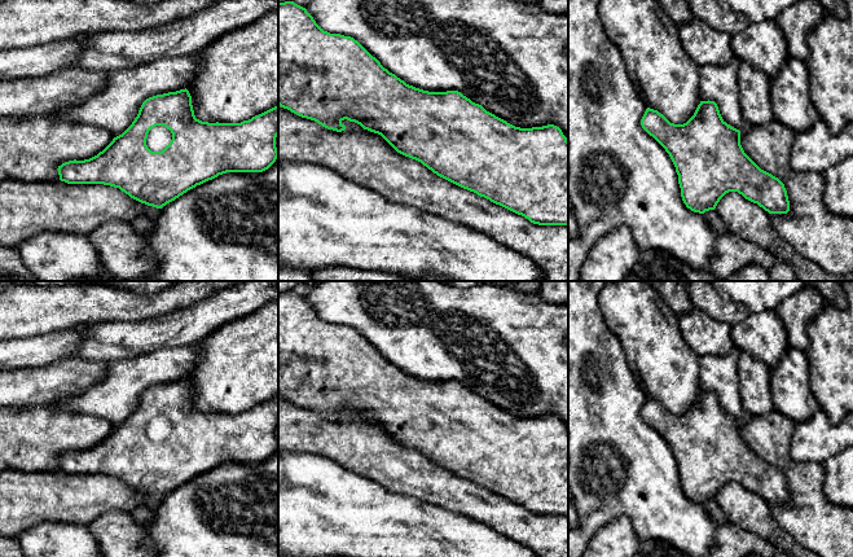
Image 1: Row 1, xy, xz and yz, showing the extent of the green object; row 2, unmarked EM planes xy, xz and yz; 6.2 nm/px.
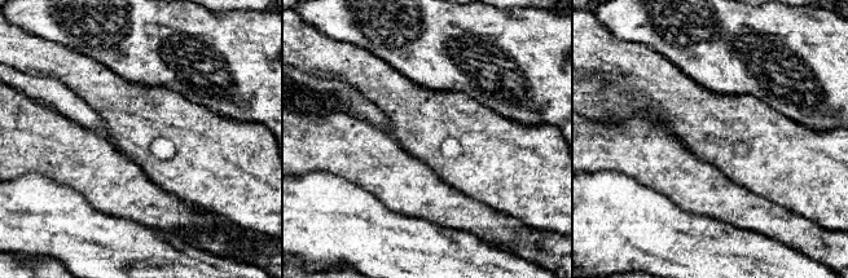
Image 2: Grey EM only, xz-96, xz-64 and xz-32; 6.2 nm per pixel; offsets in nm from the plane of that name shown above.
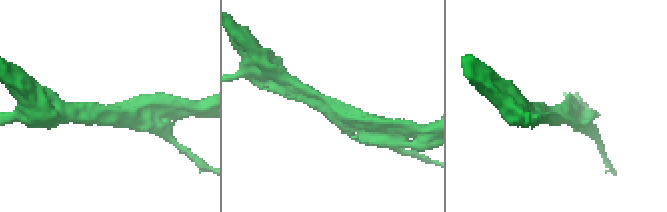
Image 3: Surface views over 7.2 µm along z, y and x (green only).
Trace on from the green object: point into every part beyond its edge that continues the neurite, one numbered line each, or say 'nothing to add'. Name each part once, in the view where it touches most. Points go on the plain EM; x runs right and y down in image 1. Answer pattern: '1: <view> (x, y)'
1: xy (158, 428)

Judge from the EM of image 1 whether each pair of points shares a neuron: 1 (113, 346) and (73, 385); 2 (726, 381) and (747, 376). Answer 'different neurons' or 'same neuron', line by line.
1: different neurons
2: different neurons

